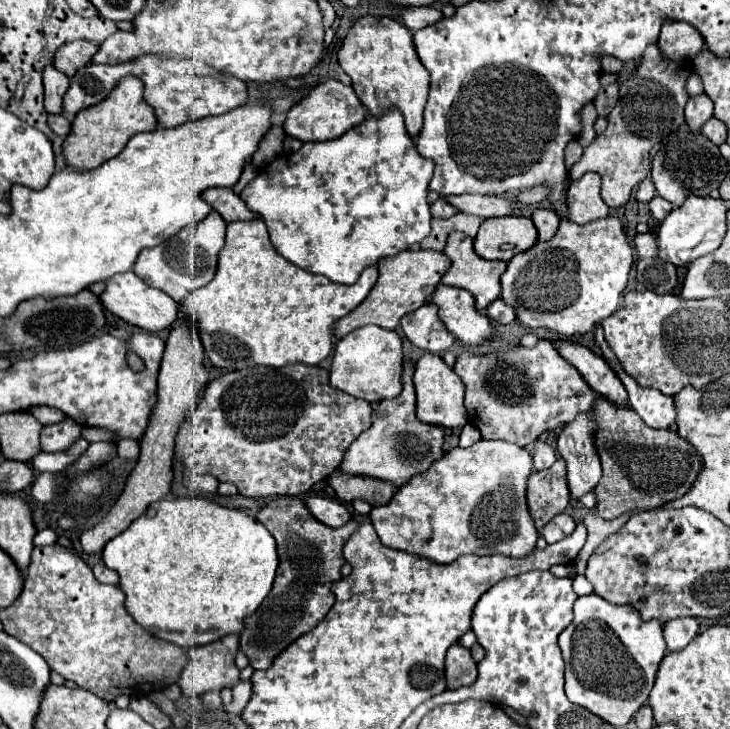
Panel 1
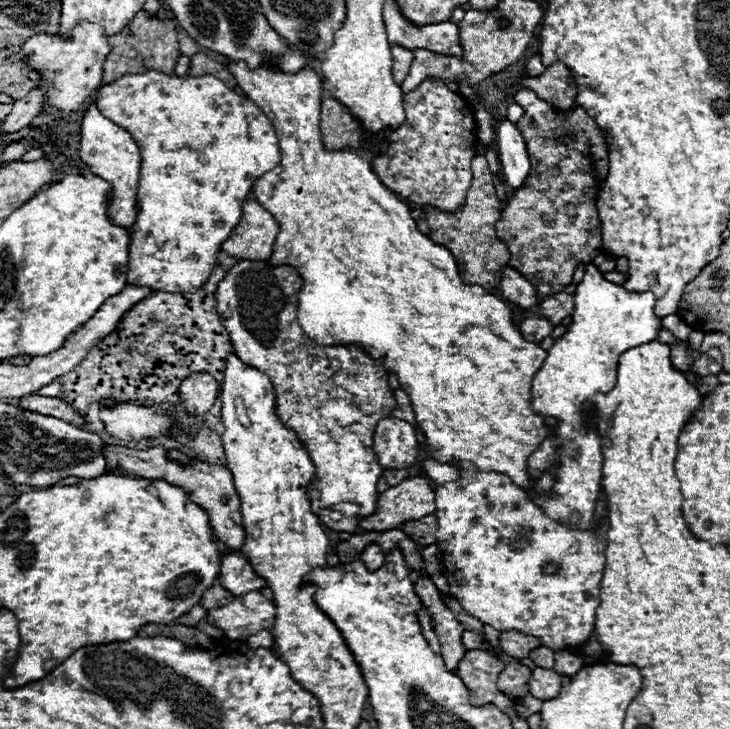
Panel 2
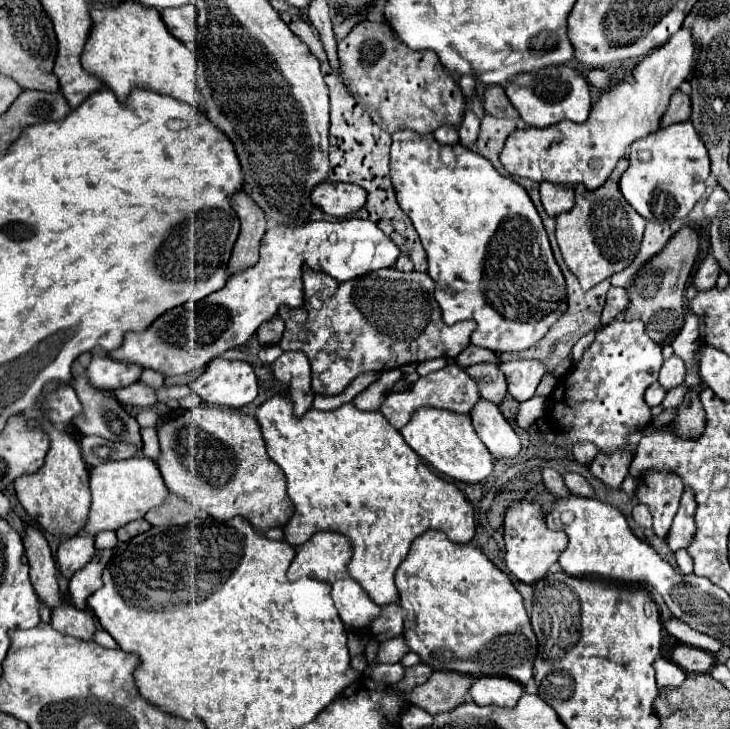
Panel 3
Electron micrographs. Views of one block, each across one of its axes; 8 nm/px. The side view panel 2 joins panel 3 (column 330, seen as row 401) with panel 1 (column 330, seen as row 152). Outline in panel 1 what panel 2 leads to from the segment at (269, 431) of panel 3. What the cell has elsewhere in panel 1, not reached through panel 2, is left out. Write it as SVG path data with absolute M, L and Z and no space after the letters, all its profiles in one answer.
M260 218L250 222L230 222L226 232L226 244L220 252L216 276L210 284L198 288L186 298L184 314L198 318L204 350L210 362L218 368L240 370L254 364L282 368L294 362L318 366L334 350L332 344L334 322L346 316L348 312L352 312L368 296L376 278L378 278L378 268L368 266L358 278L358 282L350 286L334 284L326 276L314 276L312 272L306 272L294 266L292 262L288 262L286 258L282 258L274 250L266 224Z

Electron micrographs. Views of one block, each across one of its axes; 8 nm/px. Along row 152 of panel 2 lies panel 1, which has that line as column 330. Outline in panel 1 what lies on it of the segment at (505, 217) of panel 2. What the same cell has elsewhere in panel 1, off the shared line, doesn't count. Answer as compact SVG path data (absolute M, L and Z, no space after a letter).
M290 496L274 498L256 518L276 540L280 566L266 602L262 602L262 606L246 620L246 628L240 634L240 648L250 658L254 670L266 670L274 656L286 650L296 638L310 632L332 608L334 596L330 594L330 588L342 578L342 548L358 530L358 522L350 520L342 530L330 530L328 526L322 526L310 510L306 510L304 500Z

